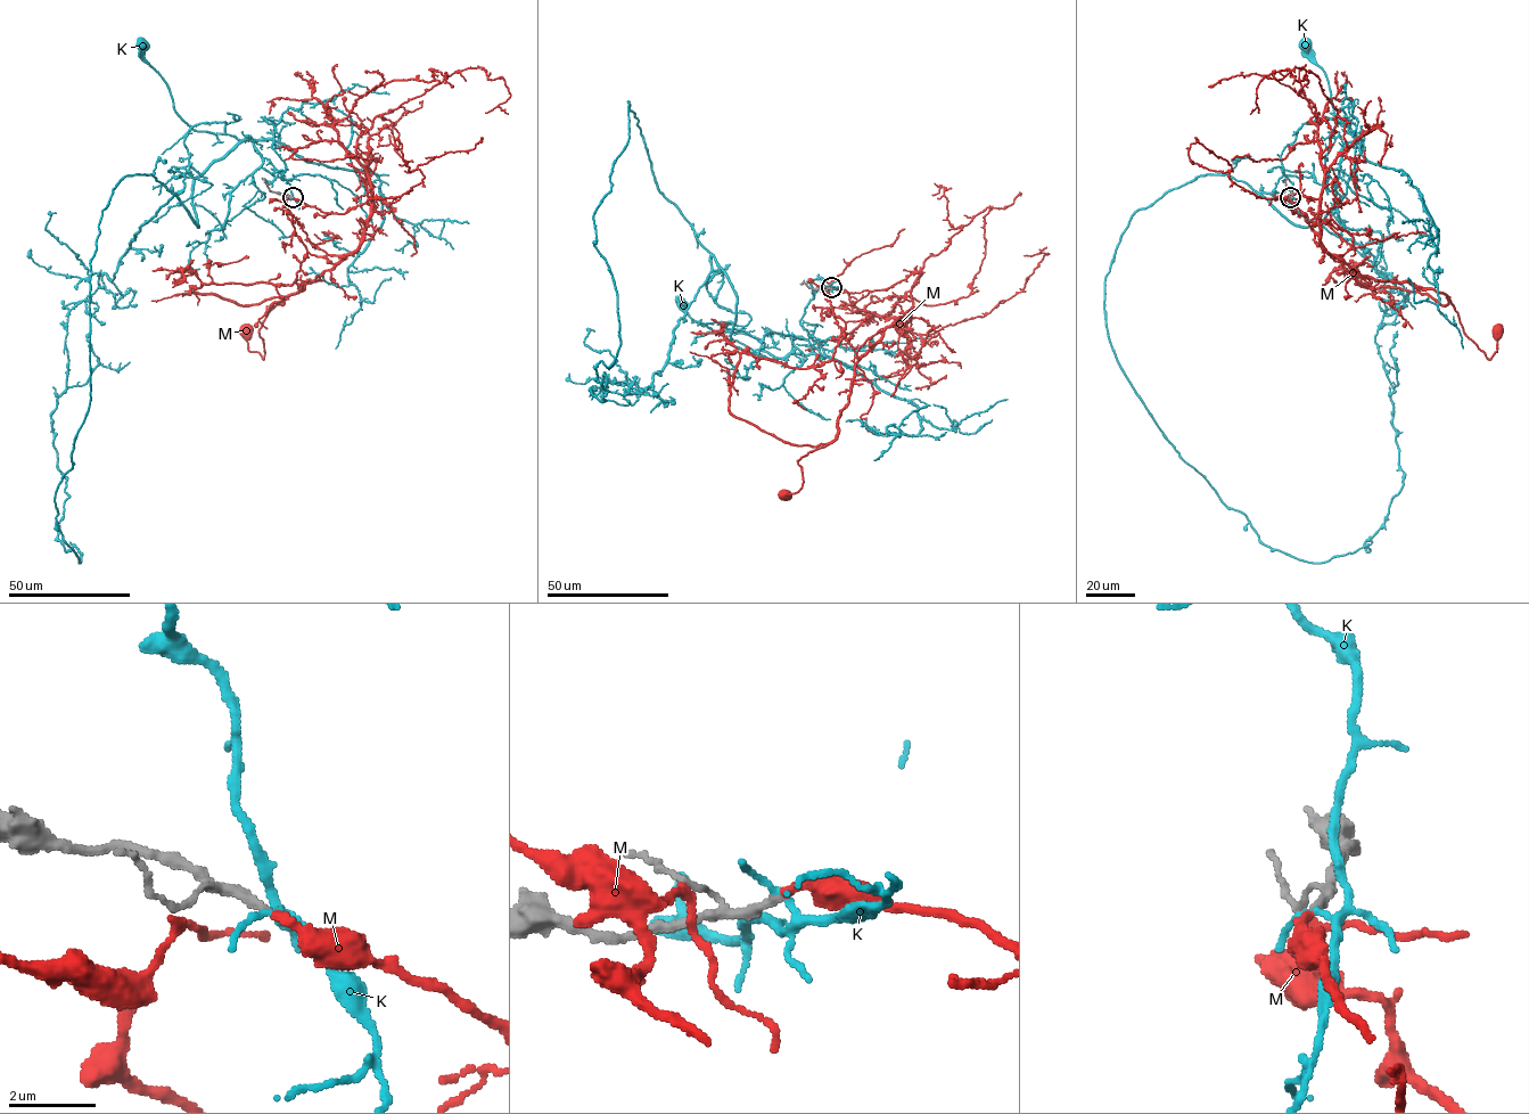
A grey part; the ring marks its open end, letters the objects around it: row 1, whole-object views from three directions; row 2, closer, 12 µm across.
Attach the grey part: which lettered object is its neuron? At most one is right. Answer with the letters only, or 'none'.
M

